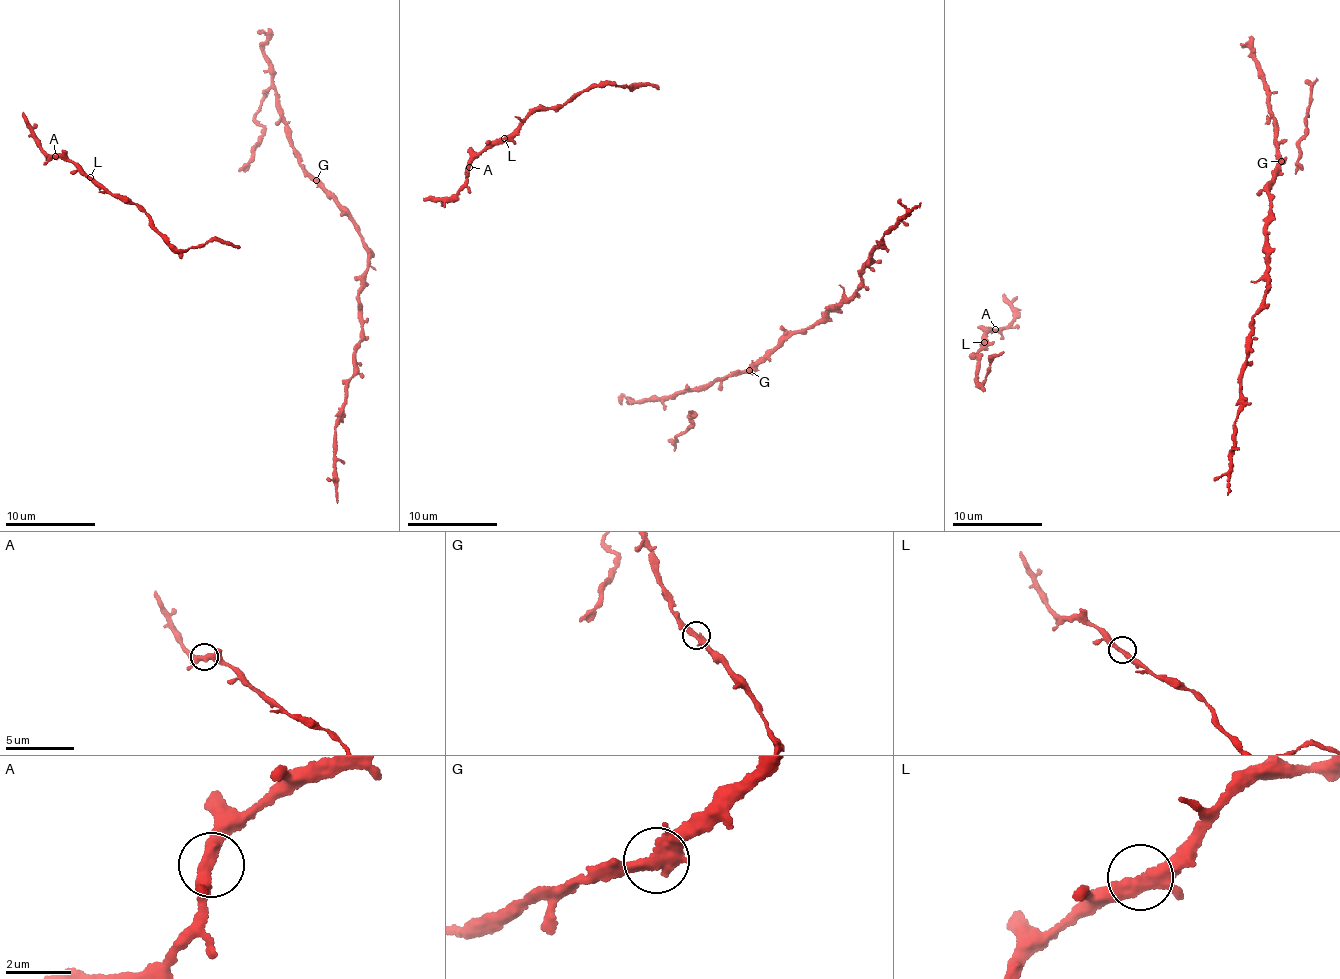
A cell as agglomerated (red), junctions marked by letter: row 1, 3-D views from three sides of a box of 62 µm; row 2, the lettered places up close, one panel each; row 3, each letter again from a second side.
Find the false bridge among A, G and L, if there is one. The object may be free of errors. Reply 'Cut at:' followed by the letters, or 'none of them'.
Cut at: none of them

